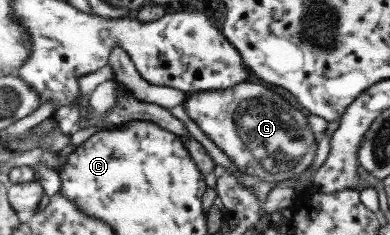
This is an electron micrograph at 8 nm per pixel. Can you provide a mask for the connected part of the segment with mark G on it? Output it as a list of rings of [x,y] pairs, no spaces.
[[[244,80],[228,89],[186,93],[181,105],[188,118],[223,154],[228,156],[236,169],[245,172],[256,181],[273,182],[298,177],[300,172],[313,163],[317,141],[308,130],[307,117],[289,105],[280,95],[261,84]]]

